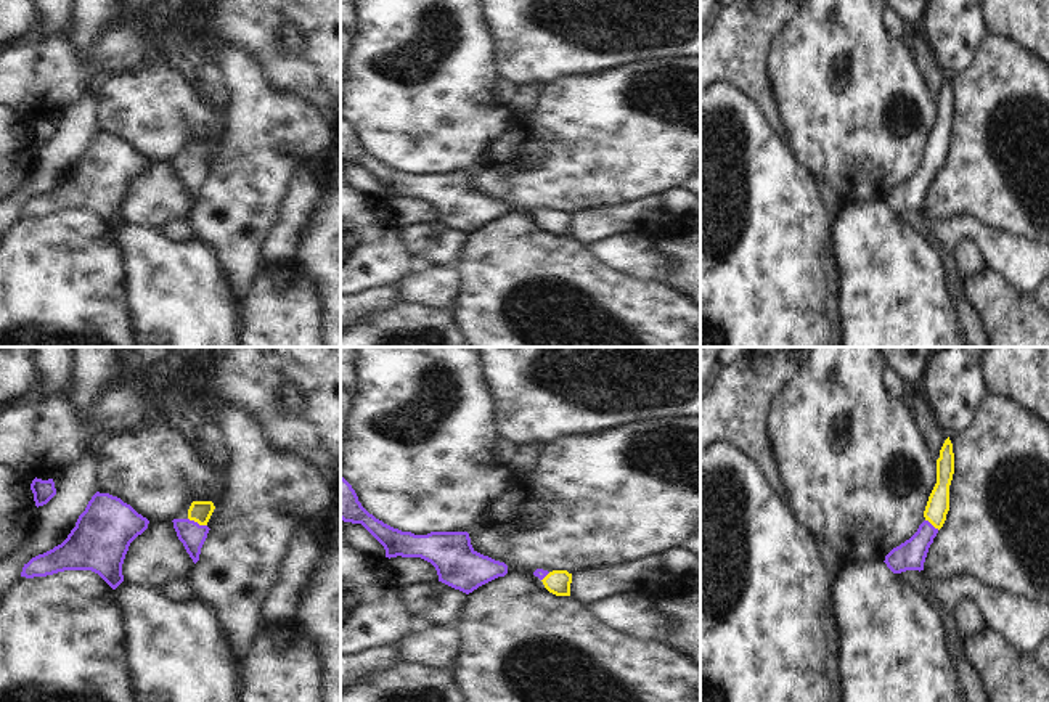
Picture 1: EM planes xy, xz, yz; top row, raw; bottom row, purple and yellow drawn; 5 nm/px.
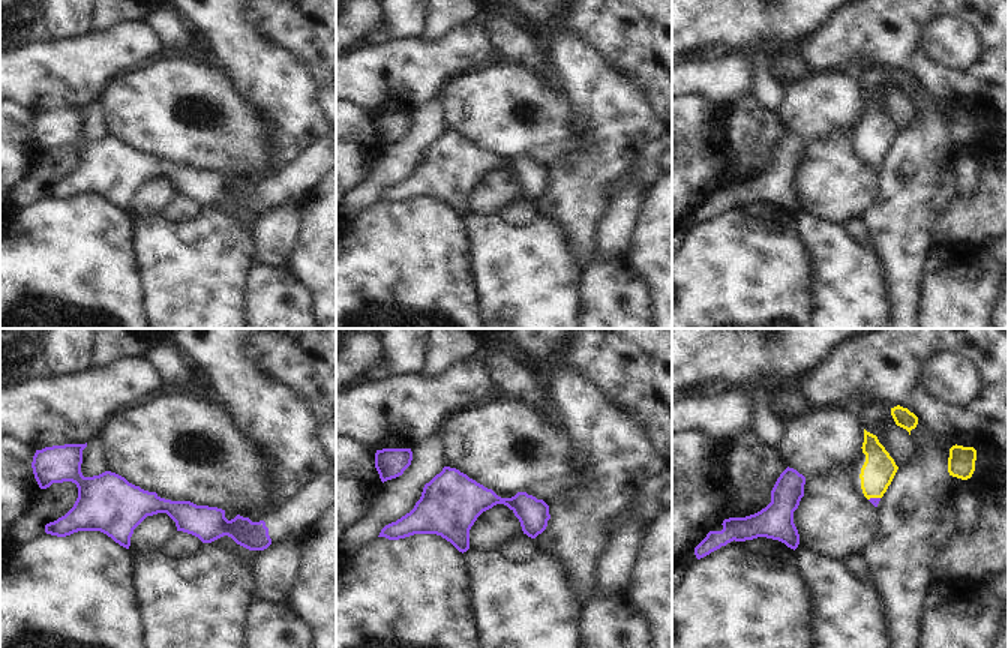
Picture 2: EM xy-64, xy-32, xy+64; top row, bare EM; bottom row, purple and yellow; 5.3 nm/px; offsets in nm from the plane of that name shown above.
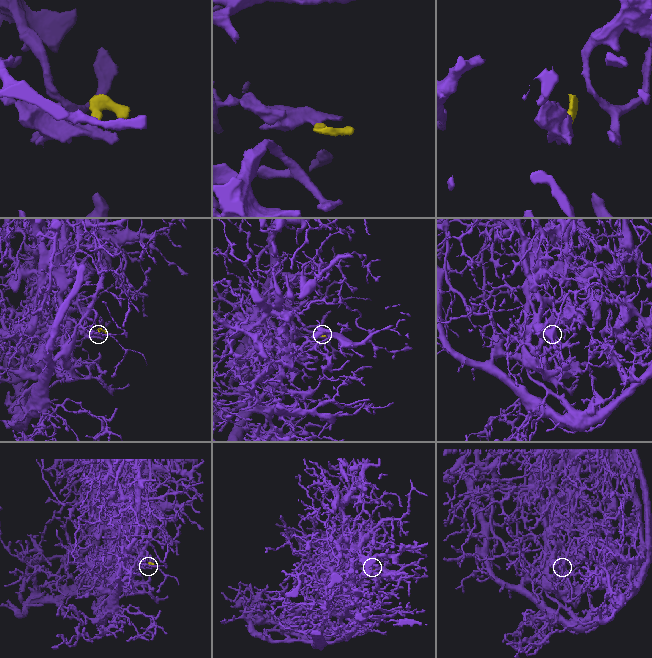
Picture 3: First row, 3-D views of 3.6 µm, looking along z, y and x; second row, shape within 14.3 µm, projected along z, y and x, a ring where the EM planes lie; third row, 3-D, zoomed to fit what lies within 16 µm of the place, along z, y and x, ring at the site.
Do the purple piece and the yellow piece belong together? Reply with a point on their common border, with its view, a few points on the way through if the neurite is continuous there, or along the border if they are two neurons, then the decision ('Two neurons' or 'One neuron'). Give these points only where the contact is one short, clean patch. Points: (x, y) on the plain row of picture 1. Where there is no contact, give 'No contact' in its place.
Touches purple at xy (196, 163). Path across: xy (193, 175), (196, 163), (200, 151). One neuron

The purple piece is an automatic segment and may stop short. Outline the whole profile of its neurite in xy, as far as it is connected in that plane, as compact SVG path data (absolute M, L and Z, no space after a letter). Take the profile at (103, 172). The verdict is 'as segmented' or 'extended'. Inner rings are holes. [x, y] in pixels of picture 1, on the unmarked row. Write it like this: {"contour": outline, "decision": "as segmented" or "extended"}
{"contour": "M96 132L67 178L24 204L21 217L47 217L64 210L92 210L112 230L122 222L122 204L130 183L149 161L130 145Z", "decision": "as segmented"}

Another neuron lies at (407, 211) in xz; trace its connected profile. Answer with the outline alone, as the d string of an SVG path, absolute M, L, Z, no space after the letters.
M386 198L390 214L400 228L413 223L434 223L439 220L435 207L421 198Z

